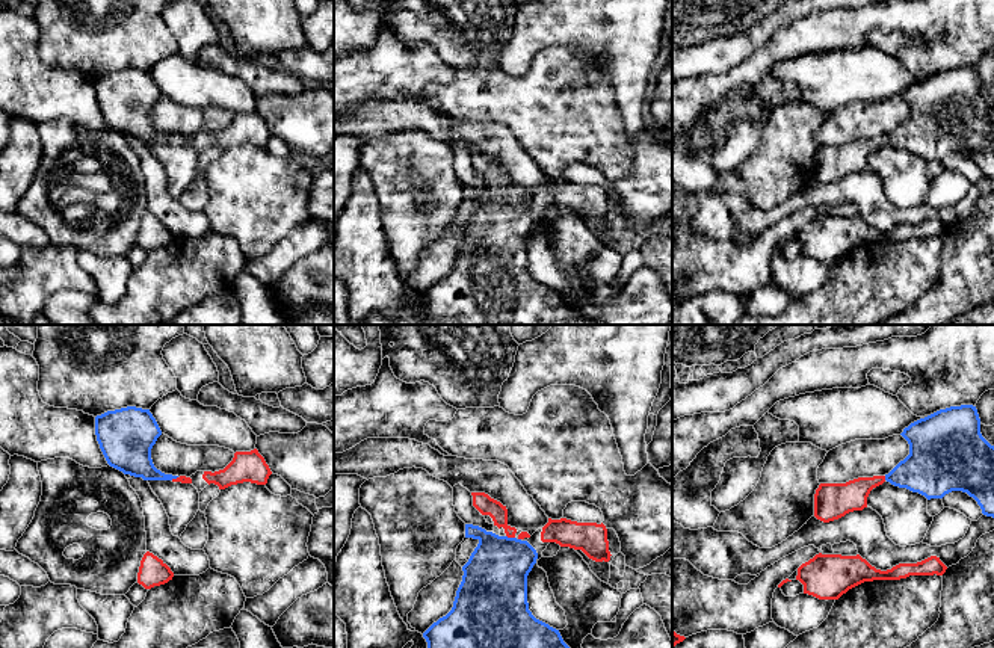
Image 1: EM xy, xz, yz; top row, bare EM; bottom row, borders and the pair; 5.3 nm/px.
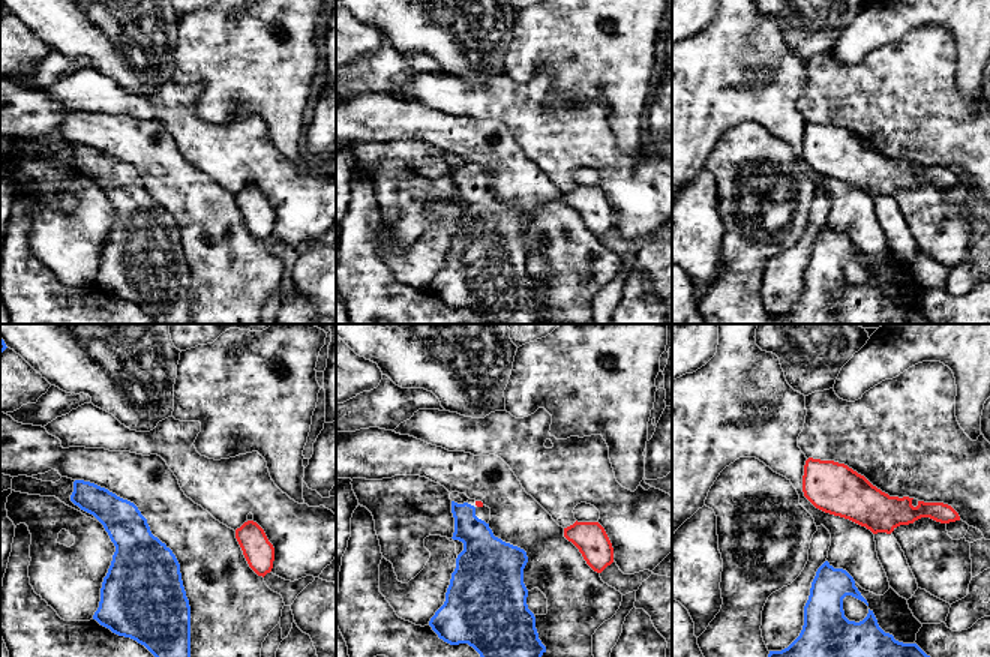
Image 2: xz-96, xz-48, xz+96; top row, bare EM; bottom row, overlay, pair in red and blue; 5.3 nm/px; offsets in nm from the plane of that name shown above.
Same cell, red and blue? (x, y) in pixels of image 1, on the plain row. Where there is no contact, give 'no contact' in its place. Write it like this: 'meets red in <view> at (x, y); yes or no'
meets red in xz at (511, 198); yes

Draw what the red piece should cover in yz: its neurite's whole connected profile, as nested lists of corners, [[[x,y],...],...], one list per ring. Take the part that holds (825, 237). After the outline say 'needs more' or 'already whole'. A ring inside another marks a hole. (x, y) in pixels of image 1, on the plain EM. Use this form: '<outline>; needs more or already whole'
[[[816,216],[798,230],[796,242],[804,246],[804,255],[819,261],[838,261],[849,251],[873,242],[900,242],[909,237],[943,237],[947,228],[937,218],[917,225],[899,225],[881,233],[860,216]]]; already whole

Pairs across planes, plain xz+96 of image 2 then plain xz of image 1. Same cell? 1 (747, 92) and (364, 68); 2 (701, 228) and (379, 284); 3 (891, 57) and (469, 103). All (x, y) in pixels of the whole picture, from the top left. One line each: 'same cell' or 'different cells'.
1: same cell
2: same cell
3: same cell

